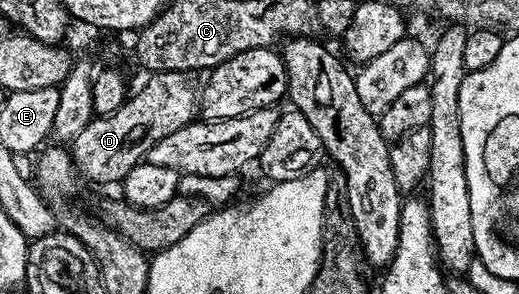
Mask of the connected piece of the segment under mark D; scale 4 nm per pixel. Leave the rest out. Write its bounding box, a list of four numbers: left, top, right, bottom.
[71,72,199,185]

